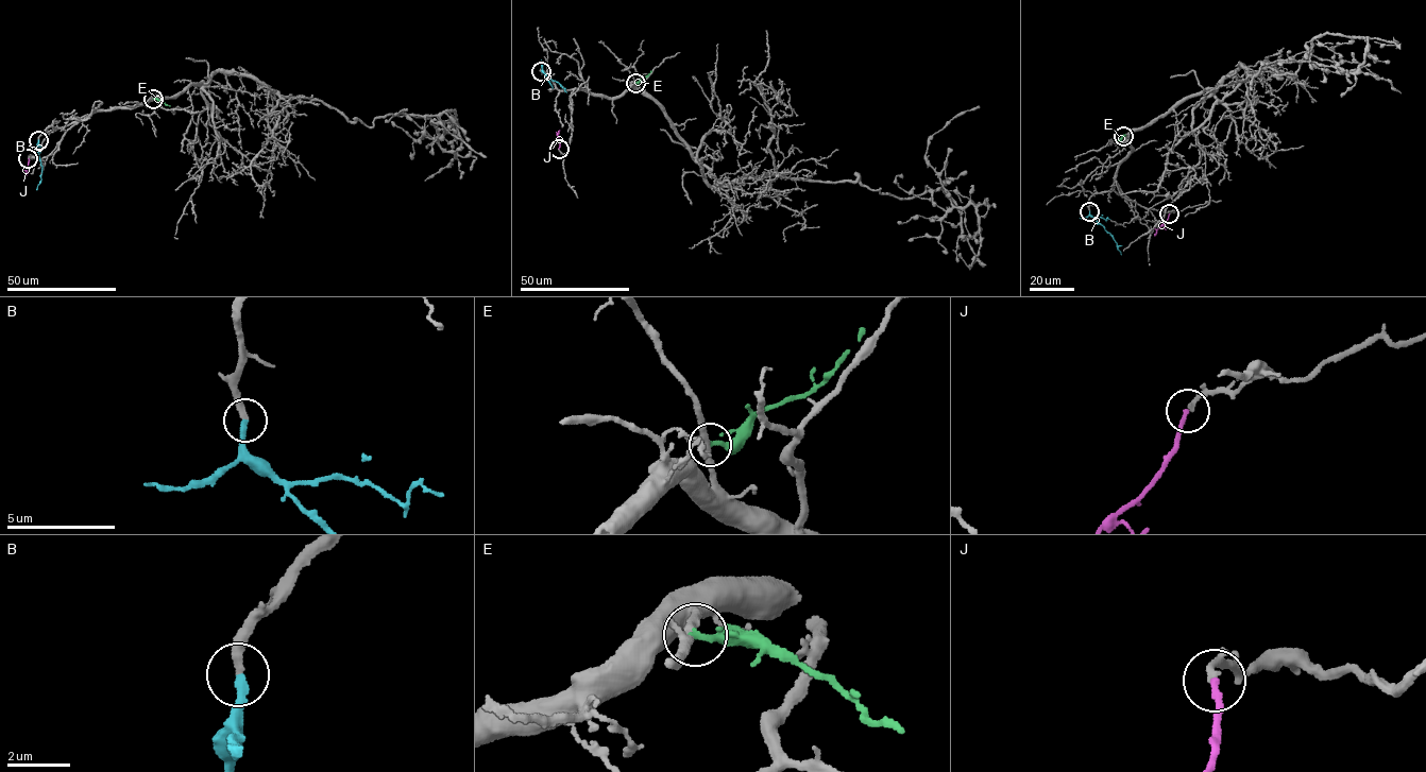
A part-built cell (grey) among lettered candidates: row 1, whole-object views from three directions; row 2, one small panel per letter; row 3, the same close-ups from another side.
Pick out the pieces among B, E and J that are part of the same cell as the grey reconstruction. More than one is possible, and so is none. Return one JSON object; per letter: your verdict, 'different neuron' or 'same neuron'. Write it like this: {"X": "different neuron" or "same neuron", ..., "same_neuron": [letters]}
{"B": "same neuron", "E": "different neuron", "J": "same neuron", "same_neuron": ["B", "J"]}

